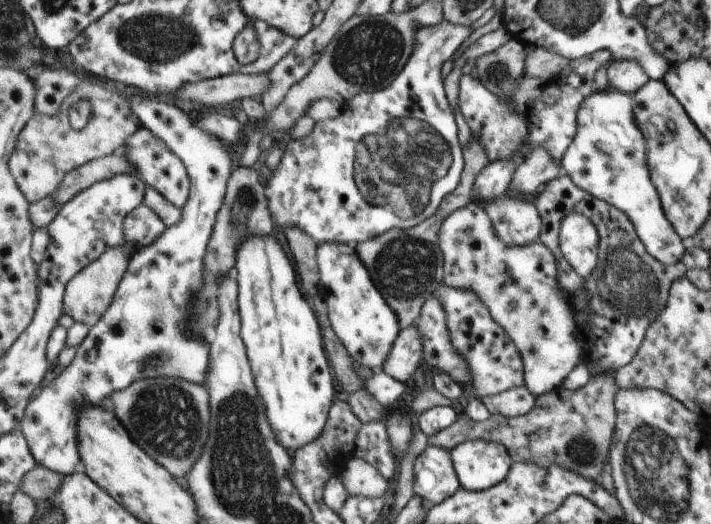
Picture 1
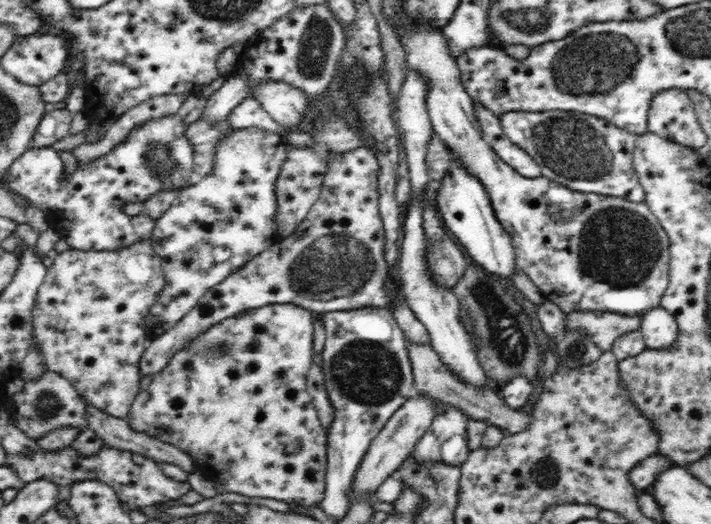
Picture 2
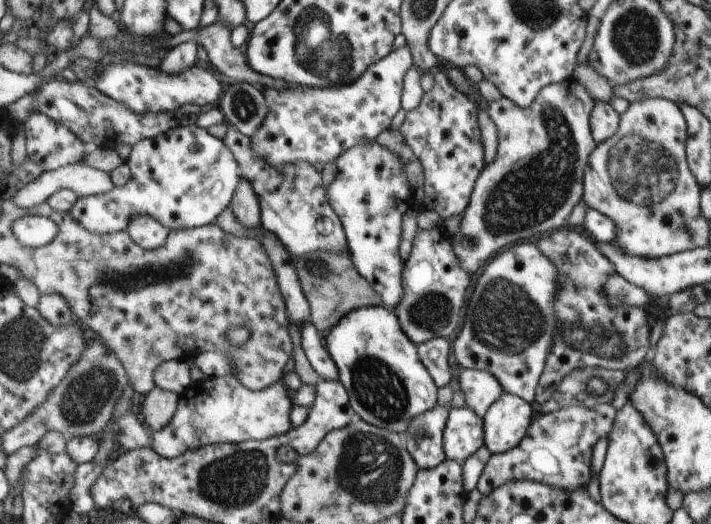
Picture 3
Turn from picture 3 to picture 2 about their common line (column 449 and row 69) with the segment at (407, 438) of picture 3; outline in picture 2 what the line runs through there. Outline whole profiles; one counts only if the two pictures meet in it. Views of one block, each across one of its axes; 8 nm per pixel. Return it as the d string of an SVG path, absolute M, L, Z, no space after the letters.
M408 68L408 74L405 74L403 80L399 103L397 106L397 115L400 120L397 121L399 129L404 130L405 153L408 154L408 168L410 168L410 179L412 182L410 204L406 208L404 216L404 238L400 238L400 250L398 256L398 268L400 268L400 278L402 278L402 293L405 296L407 306L418 317L418 320L427 328L430 336L431 346L440 356L441 362L446 364L452 371L466 382L477 388L486 386L487 375L482 365L480 365L475 343L471 340L469 331L461 322L460 303L456 293L445 284L438 284L433 278L433 272L429 270L429 264L426 263L426 244L428 240L424 232L424 219L422 214L425 212L424 190L428 186L428 169L426 169L426 150L431 144L431 139L435 134L432 122L426 106L426 94L429 92L429 84L426 76L416 69Z

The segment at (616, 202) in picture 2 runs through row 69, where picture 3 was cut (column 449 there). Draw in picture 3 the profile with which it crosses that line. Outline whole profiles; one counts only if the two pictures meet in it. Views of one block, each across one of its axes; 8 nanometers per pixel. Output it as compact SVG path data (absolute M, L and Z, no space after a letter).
M471 407L451 408L444 434L446 459L463 464L484 444L484 418Z

